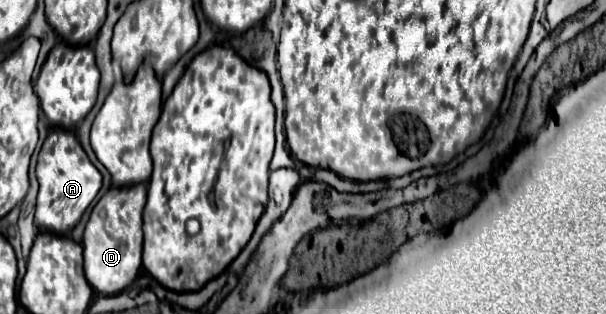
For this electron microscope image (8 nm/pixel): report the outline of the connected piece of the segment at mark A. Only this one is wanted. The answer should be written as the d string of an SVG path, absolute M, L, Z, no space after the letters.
M52 129L46 137L38 155L36 177L40 181L40 191L37 195L34 222L40 227L40 231L54 231L56 235L72 231L78 225L84 211L102 187L100 171L90 163L76 135L64 129Z

